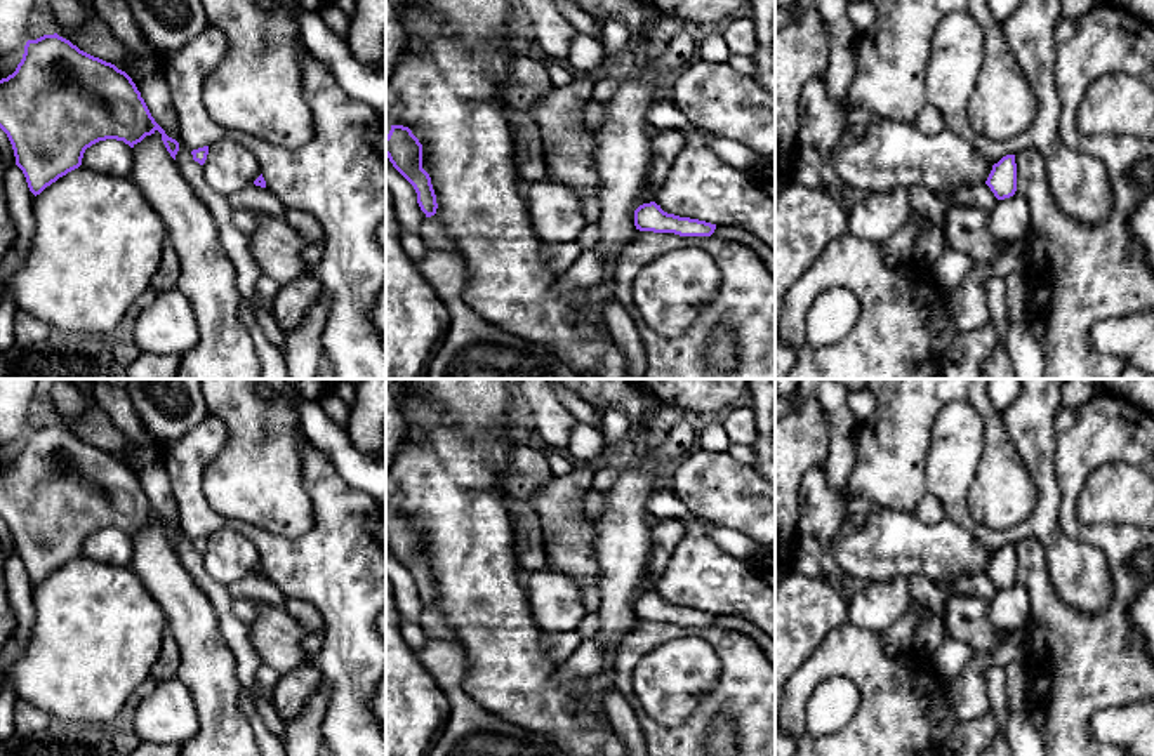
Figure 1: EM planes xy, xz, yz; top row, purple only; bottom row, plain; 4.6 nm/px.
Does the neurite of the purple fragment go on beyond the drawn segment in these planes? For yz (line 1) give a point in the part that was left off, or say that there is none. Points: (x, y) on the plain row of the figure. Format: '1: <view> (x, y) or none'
1: none

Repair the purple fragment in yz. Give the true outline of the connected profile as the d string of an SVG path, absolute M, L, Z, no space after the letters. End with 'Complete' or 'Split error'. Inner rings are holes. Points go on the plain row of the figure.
M1006 544L998 553L994 553L985 574L998 589L1013 586L1017 580L1015 544Z. Complete

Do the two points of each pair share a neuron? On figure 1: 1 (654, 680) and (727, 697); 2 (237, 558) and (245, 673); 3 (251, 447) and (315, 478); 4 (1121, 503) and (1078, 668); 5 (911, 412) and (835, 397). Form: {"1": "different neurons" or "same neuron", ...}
{"1": "different neurons", "2": "different neurons", "3": "different neurons", "4": "different neurons", "5": "different neurons"}

